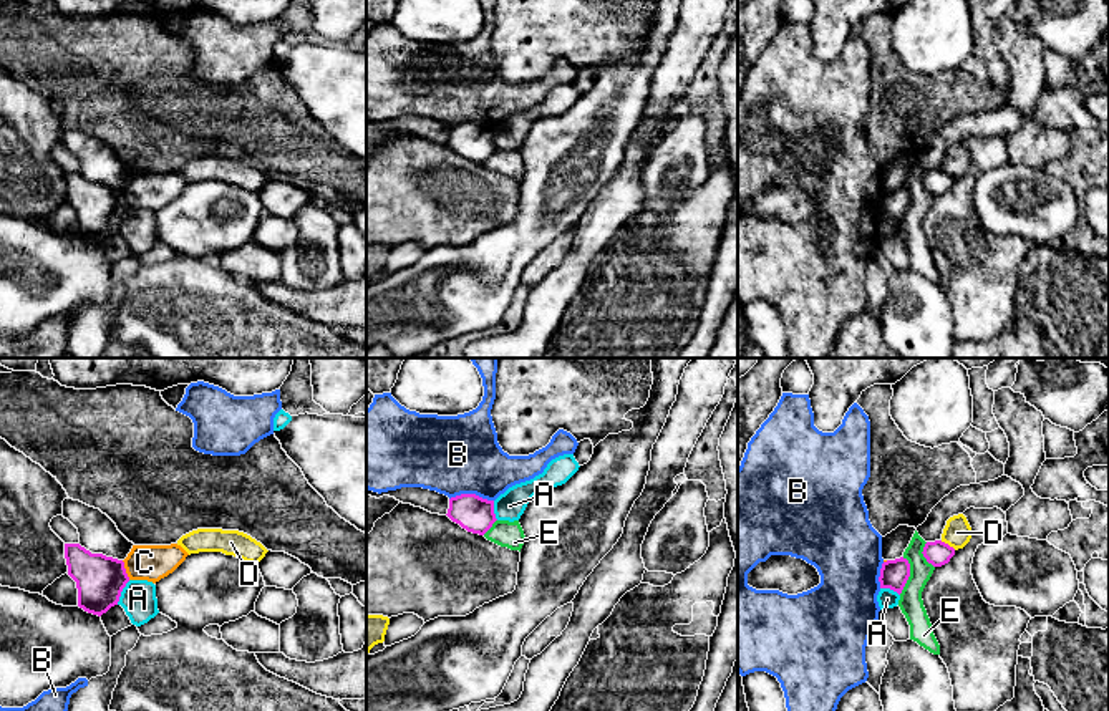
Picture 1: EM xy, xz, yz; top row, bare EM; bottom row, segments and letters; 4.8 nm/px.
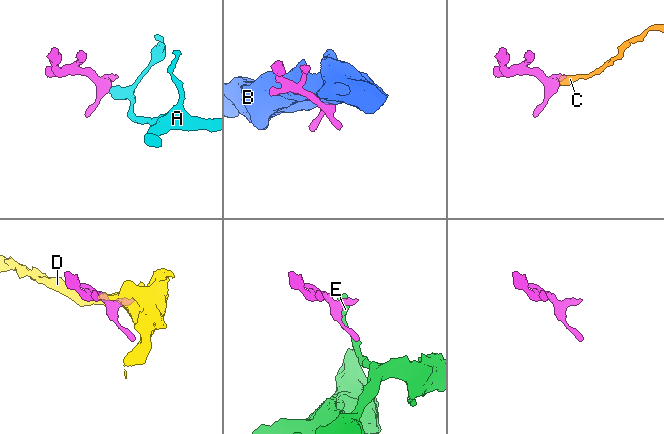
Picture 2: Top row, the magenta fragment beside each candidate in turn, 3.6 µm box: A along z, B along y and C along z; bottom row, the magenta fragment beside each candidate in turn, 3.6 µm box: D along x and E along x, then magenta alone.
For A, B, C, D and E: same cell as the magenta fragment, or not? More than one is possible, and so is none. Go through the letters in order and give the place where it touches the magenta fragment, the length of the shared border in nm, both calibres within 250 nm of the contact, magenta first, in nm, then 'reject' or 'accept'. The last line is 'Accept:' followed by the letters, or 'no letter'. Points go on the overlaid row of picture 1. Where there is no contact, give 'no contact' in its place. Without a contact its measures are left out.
A: xy (121, 590) | 140 nm | 240/170 nm | reject
B: xz (471, 494) | 220 nm | 170/380 nm | reject
C: xy (125, 570) | 100 nm | 240/180 nm | reject
D: yz (947, 544) | 90 nm | 120/140 nm | reject
E: yz (909, 575) | 190 nm | 140/120 nm | reject
Accept: no letter

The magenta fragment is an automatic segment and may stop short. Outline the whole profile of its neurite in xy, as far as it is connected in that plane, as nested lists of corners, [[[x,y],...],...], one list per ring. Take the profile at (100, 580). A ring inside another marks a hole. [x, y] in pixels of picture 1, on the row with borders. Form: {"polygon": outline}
{"polygon": [[[65,544],[68,575],[76,582],[78,607],[101,617],[118,605],[129,577],[124,562],[91,554],[80,544]]]}

